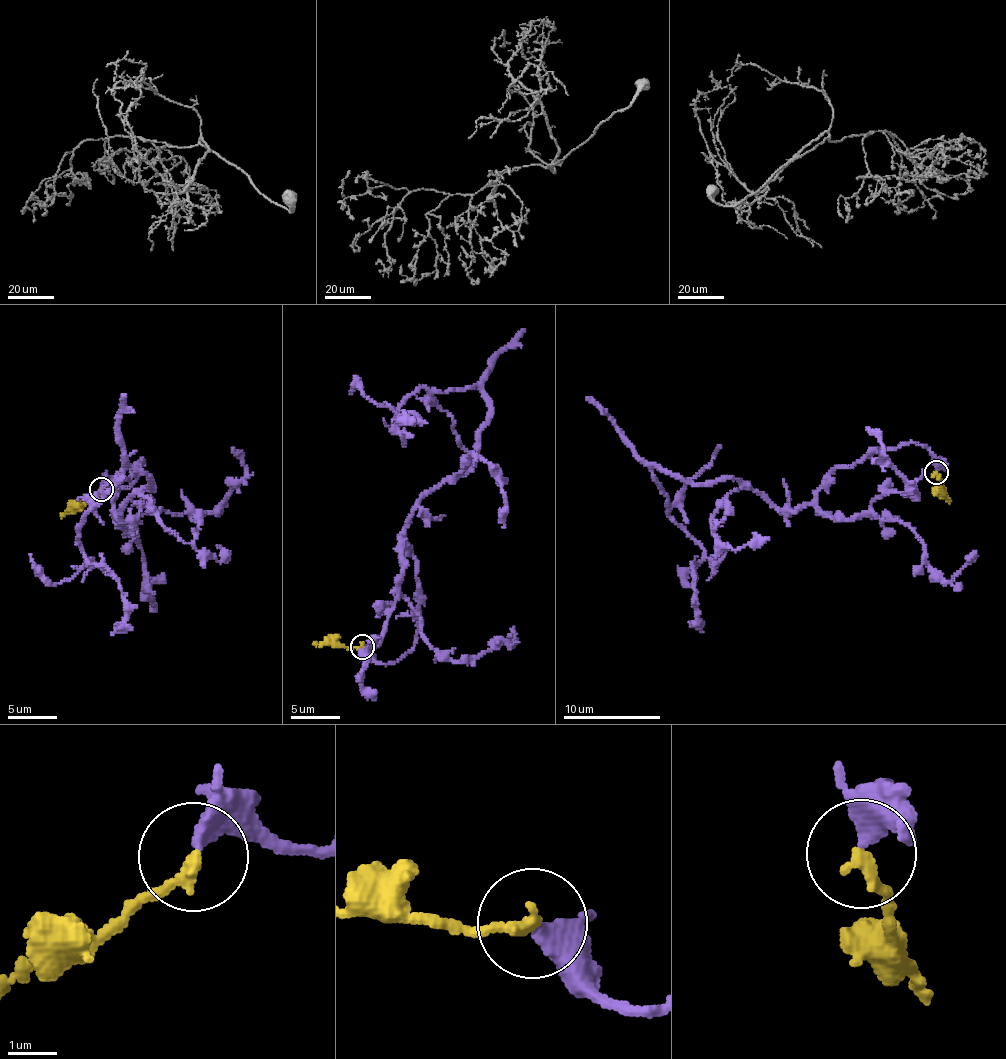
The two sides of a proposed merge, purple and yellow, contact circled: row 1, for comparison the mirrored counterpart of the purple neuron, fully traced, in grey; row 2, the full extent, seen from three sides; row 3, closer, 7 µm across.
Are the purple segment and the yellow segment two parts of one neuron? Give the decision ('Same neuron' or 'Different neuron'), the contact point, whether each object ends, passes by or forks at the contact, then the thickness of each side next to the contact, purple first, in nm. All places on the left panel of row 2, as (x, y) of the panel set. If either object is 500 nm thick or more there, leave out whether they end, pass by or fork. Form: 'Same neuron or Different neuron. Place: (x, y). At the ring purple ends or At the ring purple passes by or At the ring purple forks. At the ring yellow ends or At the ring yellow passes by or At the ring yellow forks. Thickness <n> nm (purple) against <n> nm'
Same neuron. Place: (101, 489). At the ring purple ends. At the ring yellow ends. Thickness 400 nm (purple) against 280 nm

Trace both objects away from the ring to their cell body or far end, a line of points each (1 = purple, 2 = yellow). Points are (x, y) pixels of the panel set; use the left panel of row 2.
1: (103, 488), (143, 460), (117, 521), (152, 489), (130, 466), (79, 539), (122, 591), (112, 635)
2: (101, 488), (61, 518)

